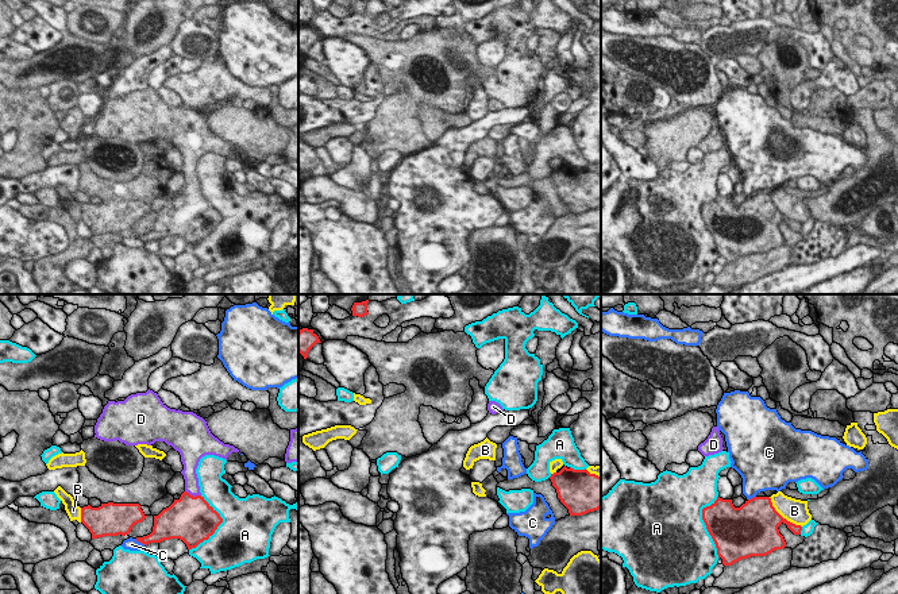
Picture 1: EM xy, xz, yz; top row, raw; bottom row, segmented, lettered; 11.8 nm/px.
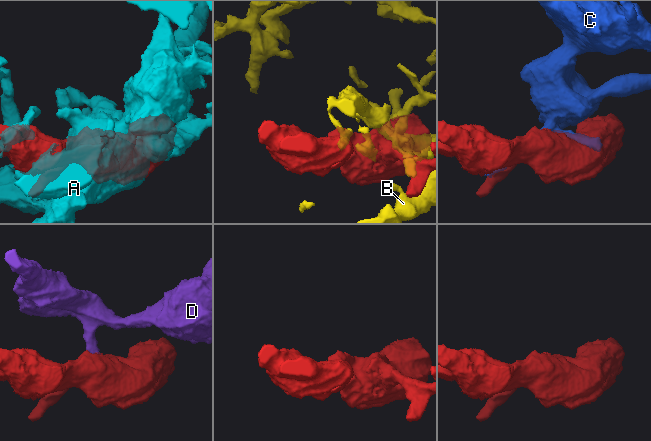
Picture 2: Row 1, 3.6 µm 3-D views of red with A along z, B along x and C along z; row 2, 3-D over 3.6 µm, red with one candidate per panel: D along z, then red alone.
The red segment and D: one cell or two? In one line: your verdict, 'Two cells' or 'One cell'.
One cell

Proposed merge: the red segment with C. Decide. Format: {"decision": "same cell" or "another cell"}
{"decision": "another cell"}

